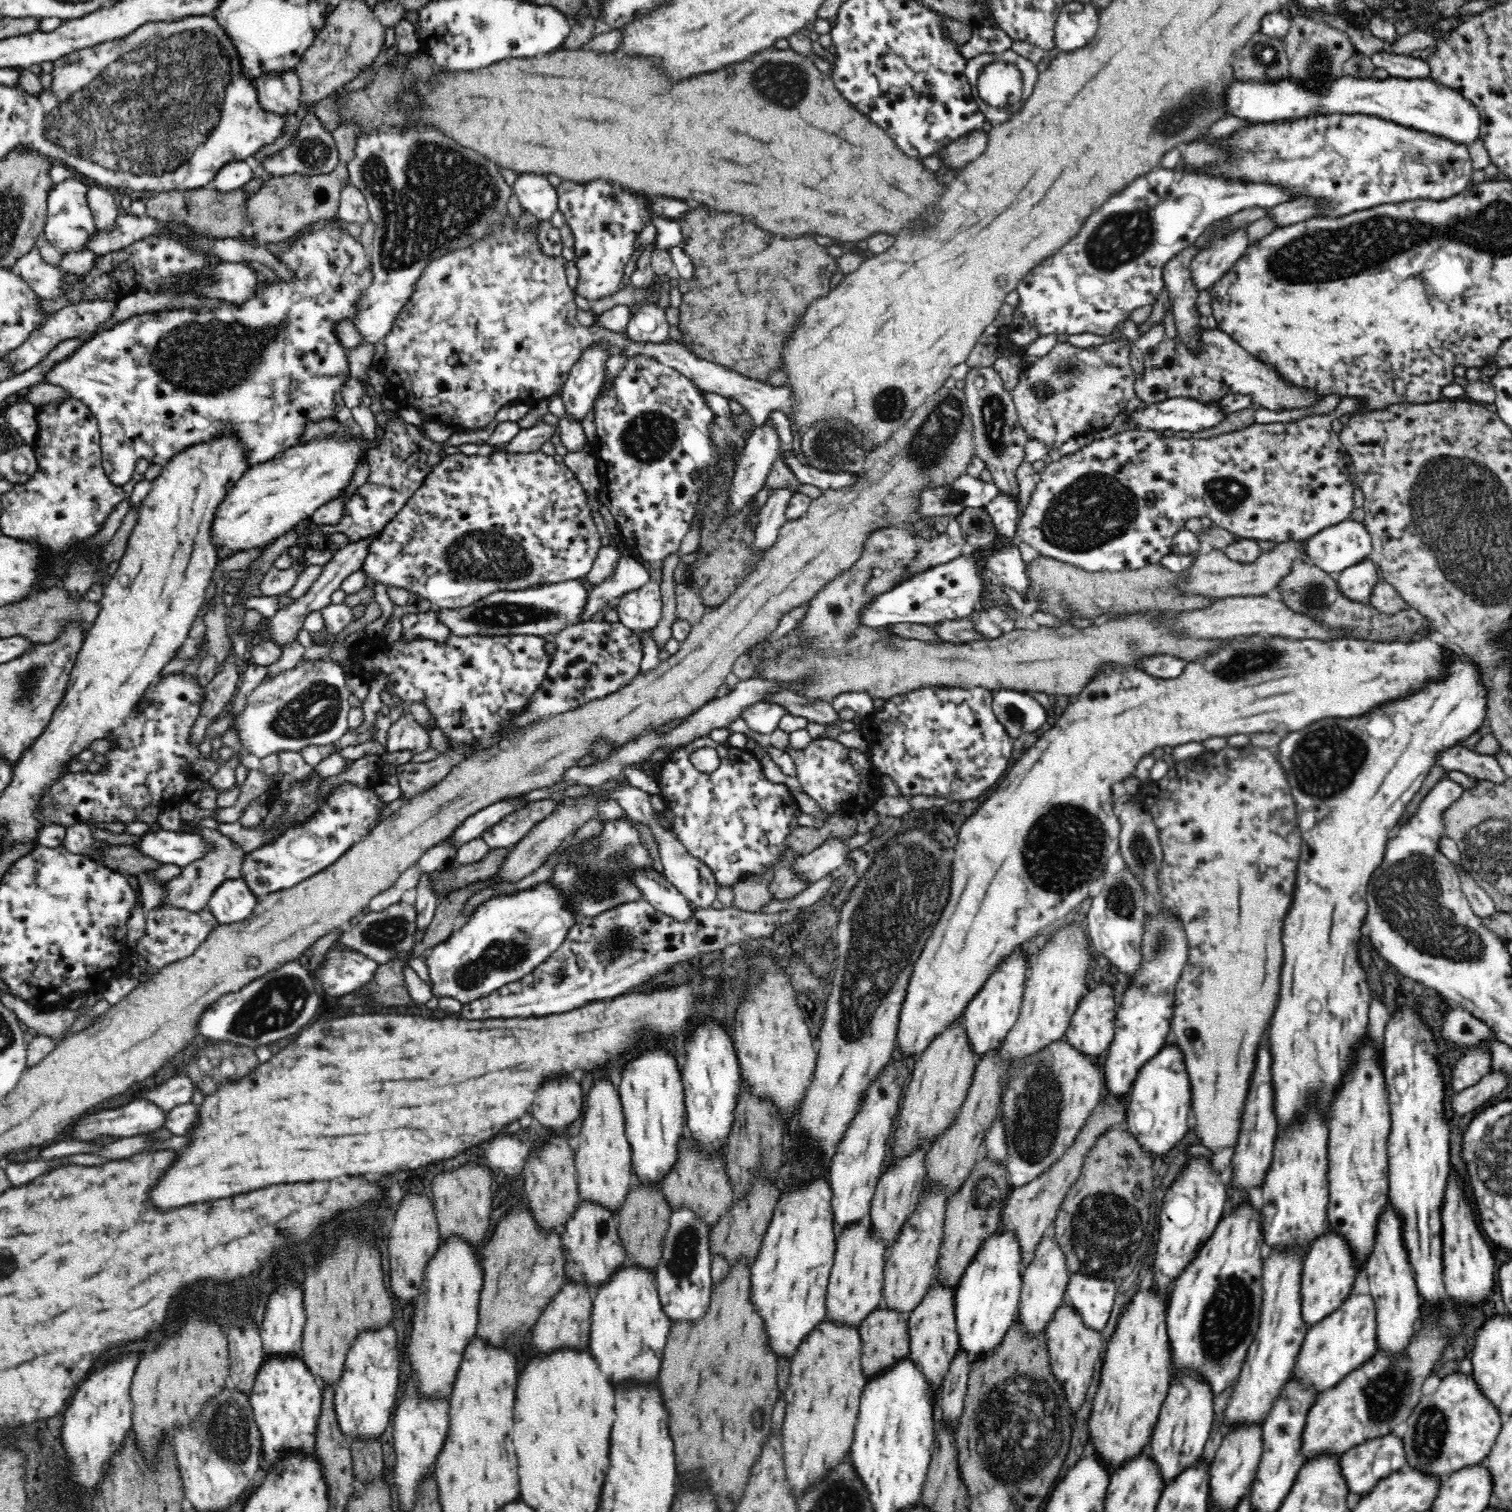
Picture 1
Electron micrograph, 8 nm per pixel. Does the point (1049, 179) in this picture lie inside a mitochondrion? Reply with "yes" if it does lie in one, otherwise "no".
no

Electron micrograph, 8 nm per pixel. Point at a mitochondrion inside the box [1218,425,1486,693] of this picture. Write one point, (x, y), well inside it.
(1313, 596)

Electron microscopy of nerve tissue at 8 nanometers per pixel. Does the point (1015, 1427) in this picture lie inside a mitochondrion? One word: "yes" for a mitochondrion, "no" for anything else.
yes

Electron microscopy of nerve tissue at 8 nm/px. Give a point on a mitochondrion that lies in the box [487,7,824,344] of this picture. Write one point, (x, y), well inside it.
(787, 83)

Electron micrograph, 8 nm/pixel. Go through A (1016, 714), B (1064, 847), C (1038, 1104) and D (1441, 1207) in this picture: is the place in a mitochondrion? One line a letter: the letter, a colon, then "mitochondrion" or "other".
A: mitochondrion
B: mitochondrion
C: mitochondrion
D: other

